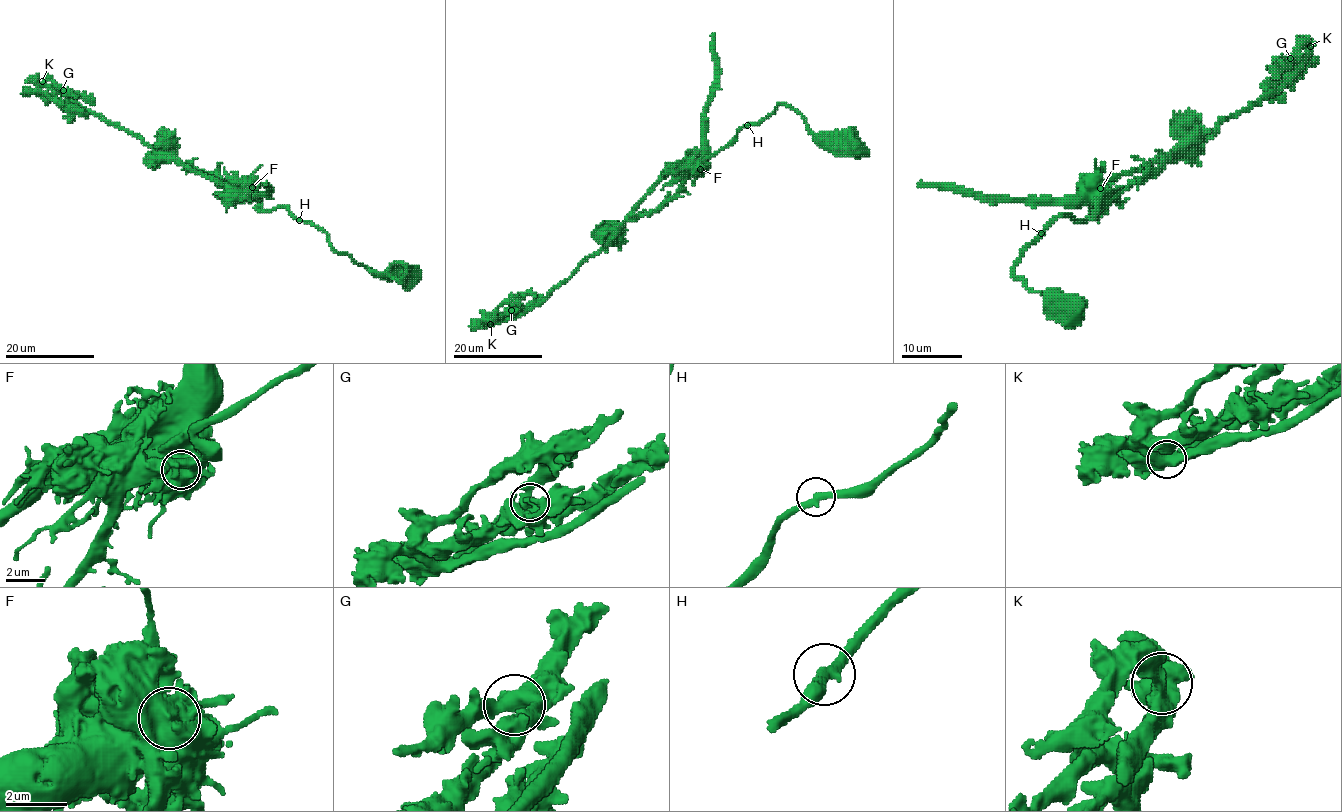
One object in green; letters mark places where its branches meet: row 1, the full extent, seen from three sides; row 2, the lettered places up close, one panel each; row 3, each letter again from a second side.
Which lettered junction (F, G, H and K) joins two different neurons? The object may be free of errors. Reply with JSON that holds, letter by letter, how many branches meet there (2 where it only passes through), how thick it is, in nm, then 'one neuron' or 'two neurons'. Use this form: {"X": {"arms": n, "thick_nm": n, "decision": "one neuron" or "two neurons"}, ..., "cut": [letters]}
{"F": {"arms": 2, "thick_nm": 850, "decision": "two neurons"}, "G": {"arms": 2, "thick_nm": 600, "decision": "one neuron"}, "H": {"arms": 2, "thick_nm": 320, "decision": "one neuron"}, "K": {"arms": 3, "thick_nm": 500, "decision": "one neuron"}, "cut": ["F"]}

